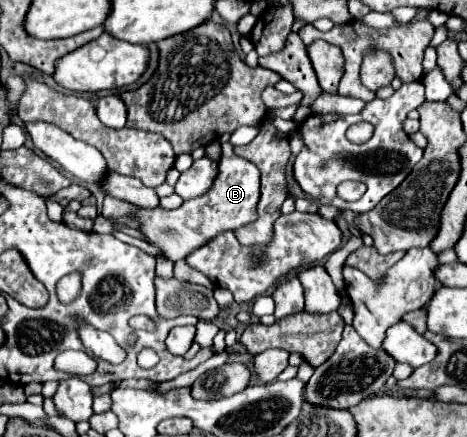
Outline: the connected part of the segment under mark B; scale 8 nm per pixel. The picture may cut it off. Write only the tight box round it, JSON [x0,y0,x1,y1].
[102,143,260,261]

